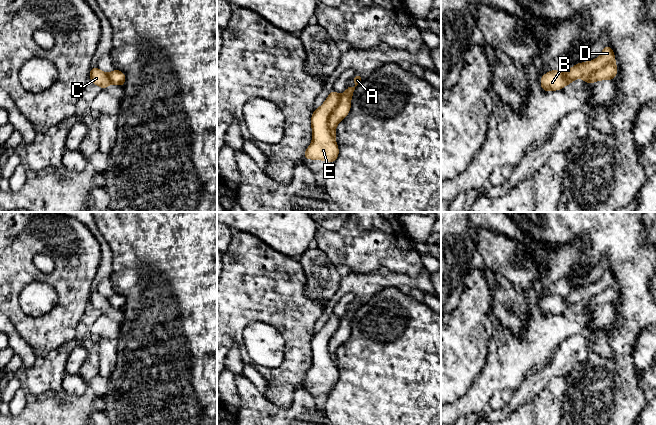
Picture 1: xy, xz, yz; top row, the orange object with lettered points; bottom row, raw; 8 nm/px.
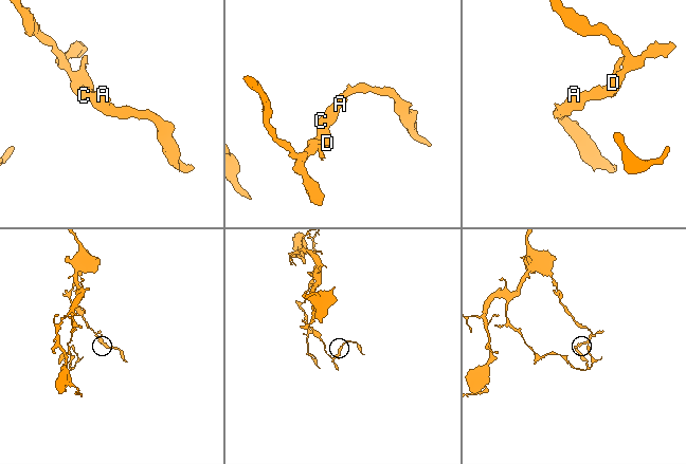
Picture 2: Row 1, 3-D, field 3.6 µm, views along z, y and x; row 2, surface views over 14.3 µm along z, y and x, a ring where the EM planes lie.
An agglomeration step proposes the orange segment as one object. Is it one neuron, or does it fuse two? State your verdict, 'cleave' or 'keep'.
cleave

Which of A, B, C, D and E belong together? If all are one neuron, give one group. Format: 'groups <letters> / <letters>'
groups A D / B C E

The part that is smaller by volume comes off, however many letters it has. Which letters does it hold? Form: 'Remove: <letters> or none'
Remove: A, D

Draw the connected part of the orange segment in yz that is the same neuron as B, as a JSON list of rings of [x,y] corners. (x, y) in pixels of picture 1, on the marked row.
[[[559,70],[546,72],[540,79],[541,88],[545,92],[562,90],[568,84],[571,84],[571,82]]]

